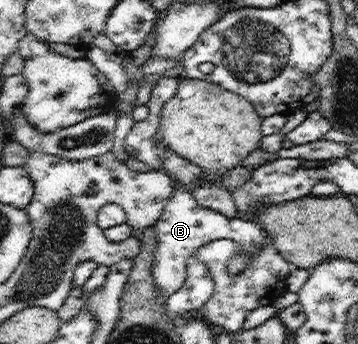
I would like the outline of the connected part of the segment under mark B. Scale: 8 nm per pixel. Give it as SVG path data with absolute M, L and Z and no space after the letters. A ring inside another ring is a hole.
M182 189L175 190L170 195L154 228L156 228L156 251L154 251L154 263L151 265L151 270L159 294L167 301L184 285L187 278L188 259L195 253L198 244L218 239L232 239L238 245L238 250L228 262L230 275L238 275L238 272L241 272L252 261L252 257L260 249L264 249L268 243L272 245L272 238L268 238L258 221L245 217L230 219L222 213L198 205L192 191Z

